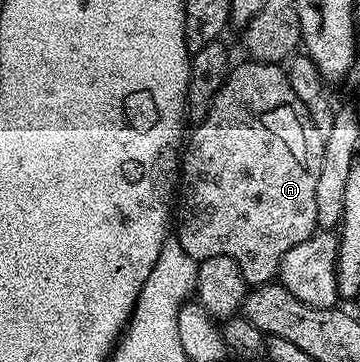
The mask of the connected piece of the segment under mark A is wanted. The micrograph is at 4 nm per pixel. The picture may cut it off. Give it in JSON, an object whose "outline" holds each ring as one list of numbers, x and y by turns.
{"outline":[[246,61,240,66,238,63,228,73,225,84,221,84,221,88,213,96,203,118,194,127,195,131,192,134,190,131,189,141,181,154,181,169,177,183,177,209,173,214,173,230,181,248,185,248,185,252,189,252,189,256,193,256,198,263,213,256,229,256,229,260,237,260,248,287,254,288,274,283,283,257,289,252,289,248,309,240,312,234,316,233,319,226,317,220,317,180,321,176,324,135,319,134,313,120,309,120,309,112,305,108,305,104,301,104,301,100,297,100,297,92,293,92,287,79,287,71,282,65,273,62]]}

